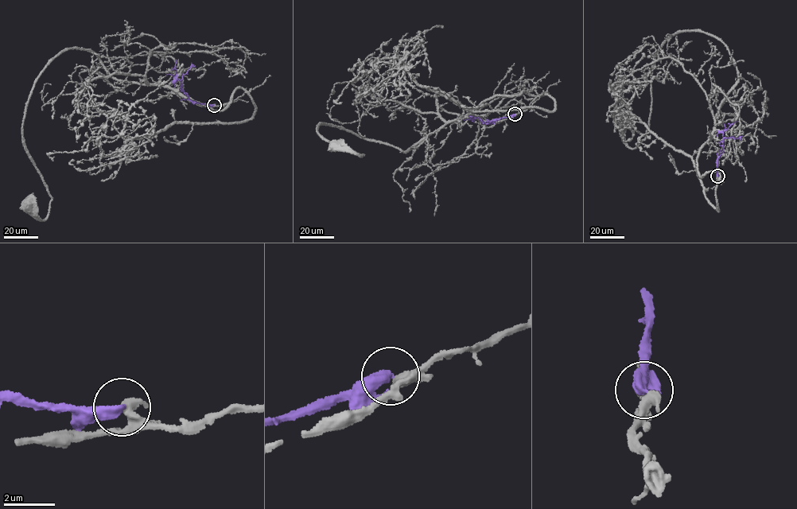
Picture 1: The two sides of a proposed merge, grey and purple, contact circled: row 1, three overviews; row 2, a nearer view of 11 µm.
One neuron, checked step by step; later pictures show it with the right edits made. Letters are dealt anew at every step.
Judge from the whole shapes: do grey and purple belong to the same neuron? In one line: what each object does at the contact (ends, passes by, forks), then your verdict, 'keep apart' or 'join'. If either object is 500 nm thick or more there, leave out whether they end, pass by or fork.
grey passes by; purple ends; keep apart

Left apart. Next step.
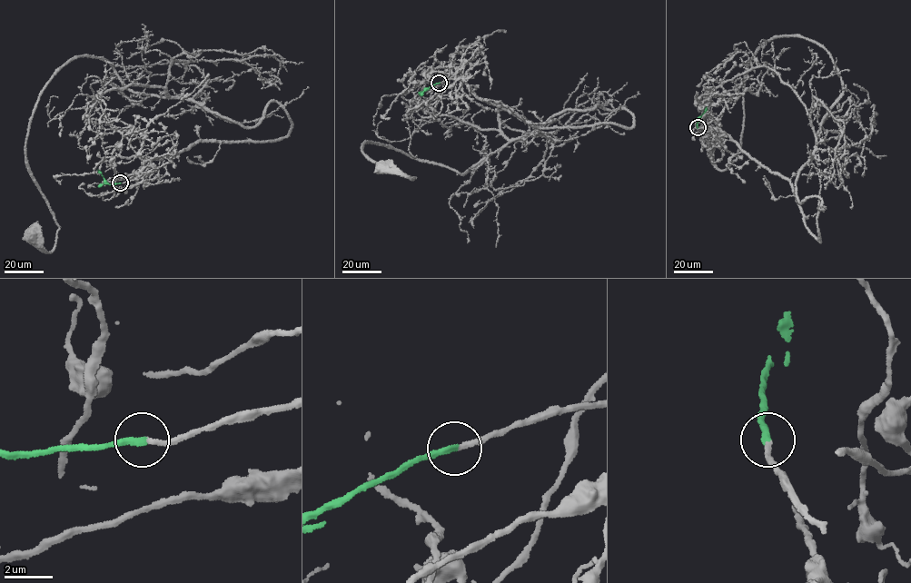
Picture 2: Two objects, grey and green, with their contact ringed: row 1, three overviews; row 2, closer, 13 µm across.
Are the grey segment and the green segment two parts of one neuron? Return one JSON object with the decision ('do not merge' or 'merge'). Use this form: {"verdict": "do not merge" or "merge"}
{"verdict": "merge"}

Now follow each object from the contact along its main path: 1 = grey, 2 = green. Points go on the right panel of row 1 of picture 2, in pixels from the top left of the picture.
1: (698, 127), (716, 88), (764, 66), (816, 133), (843, 87), (823, 46), (767, 42), (727, 168), (711, 141)
2: (697, 127), (697, 121), (707, 106)

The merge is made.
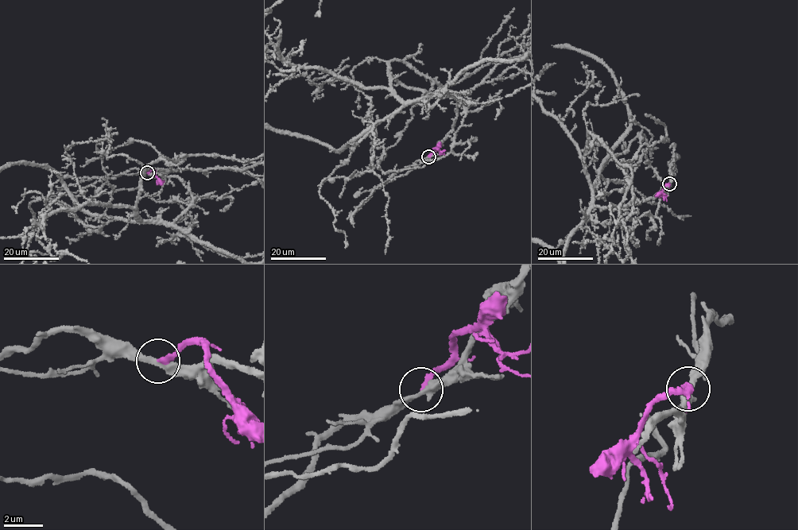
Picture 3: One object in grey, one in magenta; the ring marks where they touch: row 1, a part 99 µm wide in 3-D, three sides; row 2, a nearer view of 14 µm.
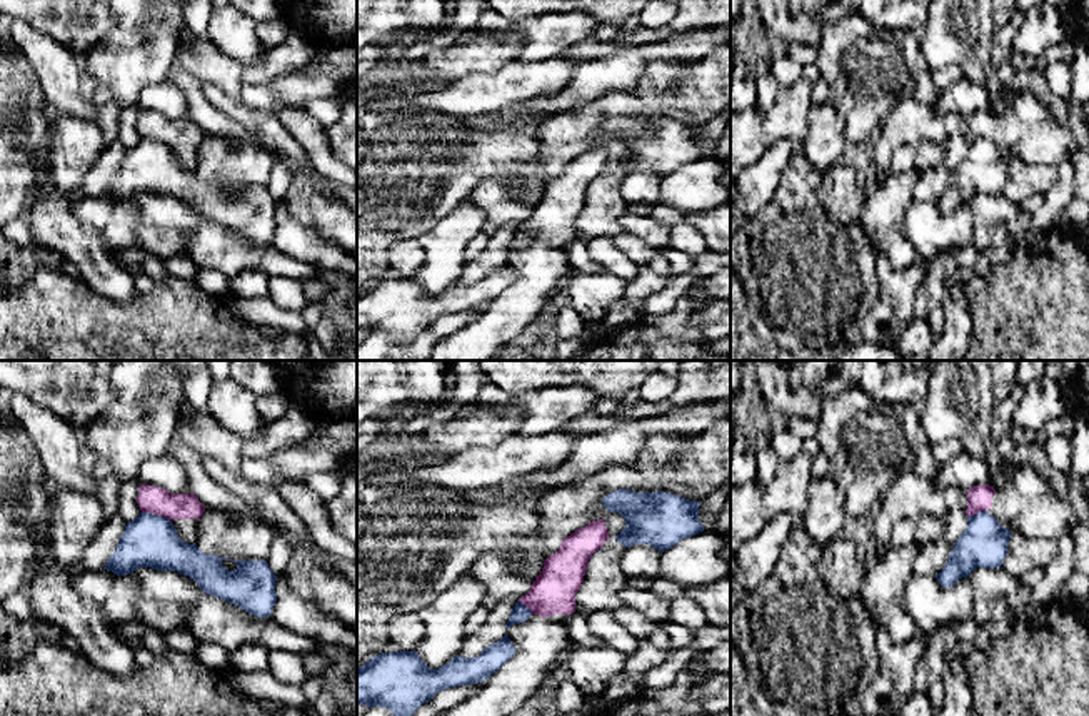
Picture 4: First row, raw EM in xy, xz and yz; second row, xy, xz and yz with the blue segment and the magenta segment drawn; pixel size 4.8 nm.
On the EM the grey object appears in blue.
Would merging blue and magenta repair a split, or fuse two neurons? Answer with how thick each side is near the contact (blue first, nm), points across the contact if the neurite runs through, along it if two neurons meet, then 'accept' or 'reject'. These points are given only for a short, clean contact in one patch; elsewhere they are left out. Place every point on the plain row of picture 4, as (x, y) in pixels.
260/130 nm | along xy (142, 137), (170, 146) | reject

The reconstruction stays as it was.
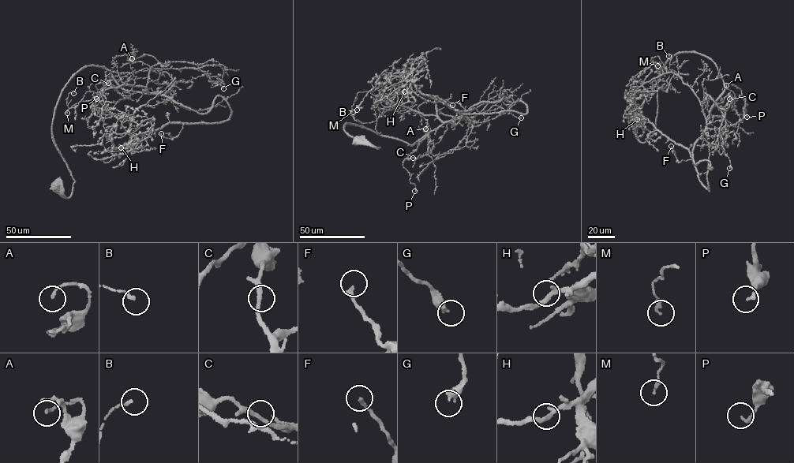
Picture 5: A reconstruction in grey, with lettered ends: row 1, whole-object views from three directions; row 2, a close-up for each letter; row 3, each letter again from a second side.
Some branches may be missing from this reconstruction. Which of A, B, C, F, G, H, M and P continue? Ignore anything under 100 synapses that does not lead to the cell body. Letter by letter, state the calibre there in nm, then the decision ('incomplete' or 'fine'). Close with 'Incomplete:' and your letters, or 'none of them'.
A: 150 nm | fine
B: 160 nm | fine
C: 220 nm | fine
F: 200 nm | fine
G: 360 nm | fine
H: 240 nm | fine
M: 160 nm | fine
P: 160 nm | fine
Incomplete: none of them

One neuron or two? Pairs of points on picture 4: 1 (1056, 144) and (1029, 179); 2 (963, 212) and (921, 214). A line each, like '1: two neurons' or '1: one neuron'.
1: two neurons
2: one neuron

